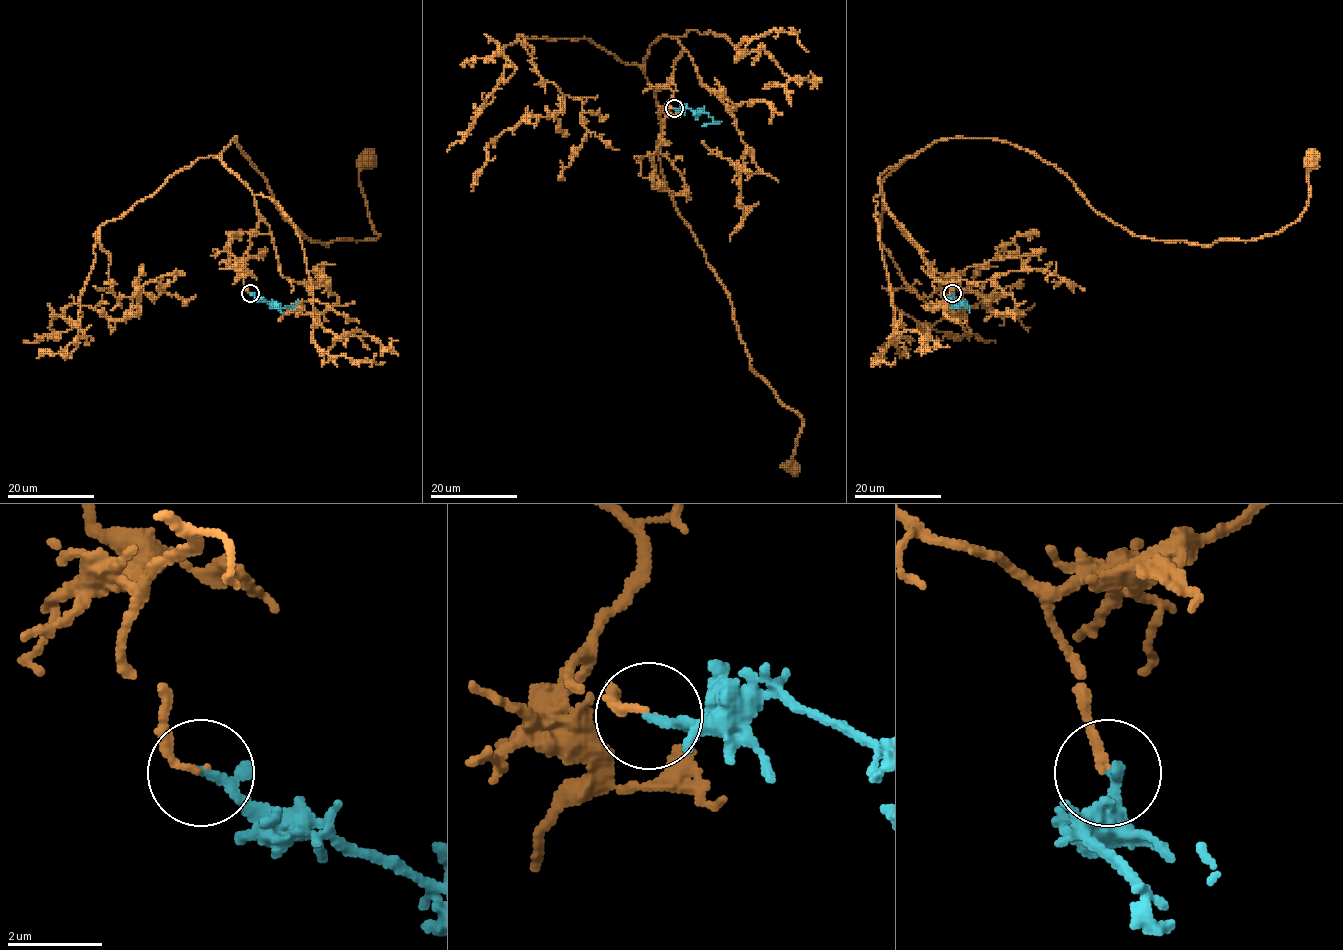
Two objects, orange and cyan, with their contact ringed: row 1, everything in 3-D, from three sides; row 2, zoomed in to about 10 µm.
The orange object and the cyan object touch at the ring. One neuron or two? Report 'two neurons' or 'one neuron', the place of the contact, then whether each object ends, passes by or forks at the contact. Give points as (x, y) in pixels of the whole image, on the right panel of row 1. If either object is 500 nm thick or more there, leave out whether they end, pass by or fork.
one neuron; at (952, 293); orange ends there; cyan ends there

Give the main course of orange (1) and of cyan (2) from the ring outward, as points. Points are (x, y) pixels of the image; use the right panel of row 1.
1: (952, 293), (891, 216), (879, 177), (937, 141), (1032, 151), (1134, 235), (1201, 245), (1294, 223), (1310, 160)
2: (952, 293), (950, 299), (957, 307), (969, 307), (969, 313)

